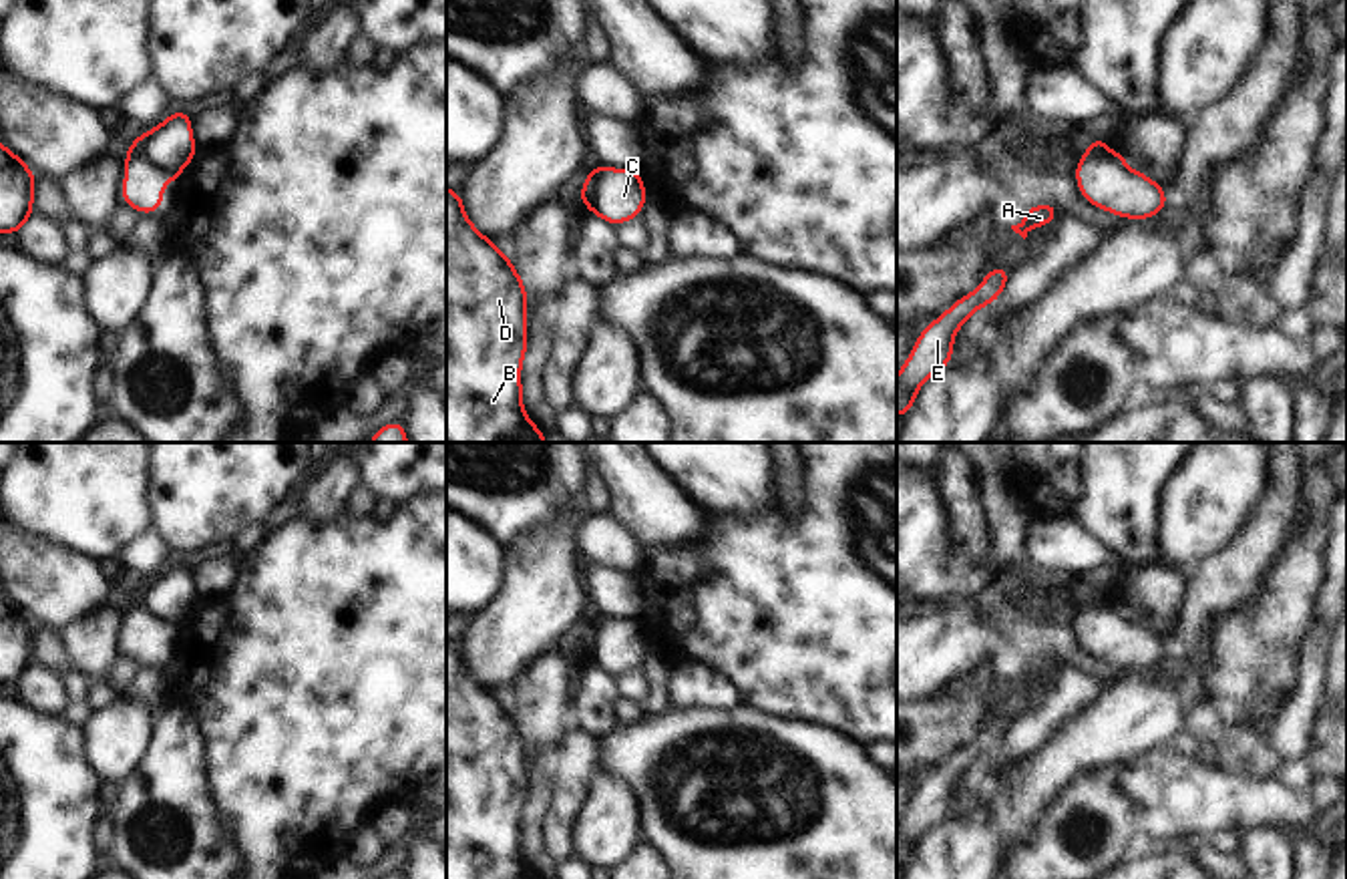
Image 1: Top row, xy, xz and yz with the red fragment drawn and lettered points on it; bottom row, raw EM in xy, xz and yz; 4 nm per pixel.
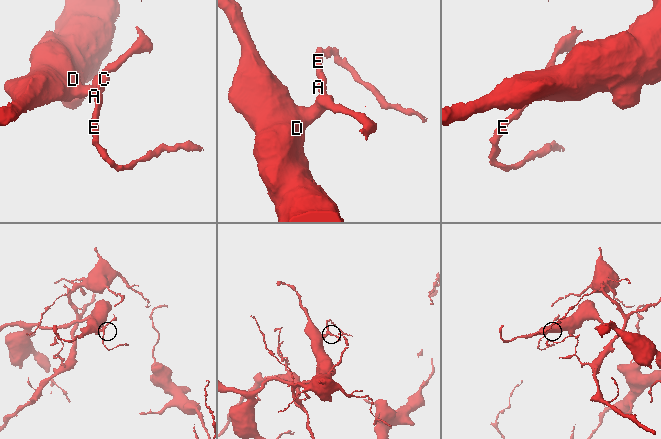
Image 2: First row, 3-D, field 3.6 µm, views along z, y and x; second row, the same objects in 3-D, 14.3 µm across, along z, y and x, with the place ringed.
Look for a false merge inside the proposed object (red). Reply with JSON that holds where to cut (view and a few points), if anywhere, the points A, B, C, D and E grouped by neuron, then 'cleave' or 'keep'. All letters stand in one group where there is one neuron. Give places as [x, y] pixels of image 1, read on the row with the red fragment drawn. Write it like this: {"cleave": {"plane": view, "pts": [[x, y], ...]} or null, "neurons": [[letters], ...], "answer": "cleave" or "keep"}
{"cleave": {"plane": "xy", "pts": [[131, 145], [165, 184]]}, "neurons": [["A", "C", "E"], ["B", "D"]], "answer": "cleave"}

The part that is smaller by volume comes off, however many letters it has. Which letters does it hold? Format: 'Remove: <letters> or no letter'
Remove: A, C, E

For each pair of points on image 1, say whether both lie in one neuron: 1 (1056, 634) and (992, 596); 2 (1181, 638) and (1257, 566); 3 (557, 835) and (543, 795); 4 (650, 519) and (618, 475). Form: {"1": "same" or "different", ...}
{"1": "same", "2": "same", "3": "different", "4": "same"}

